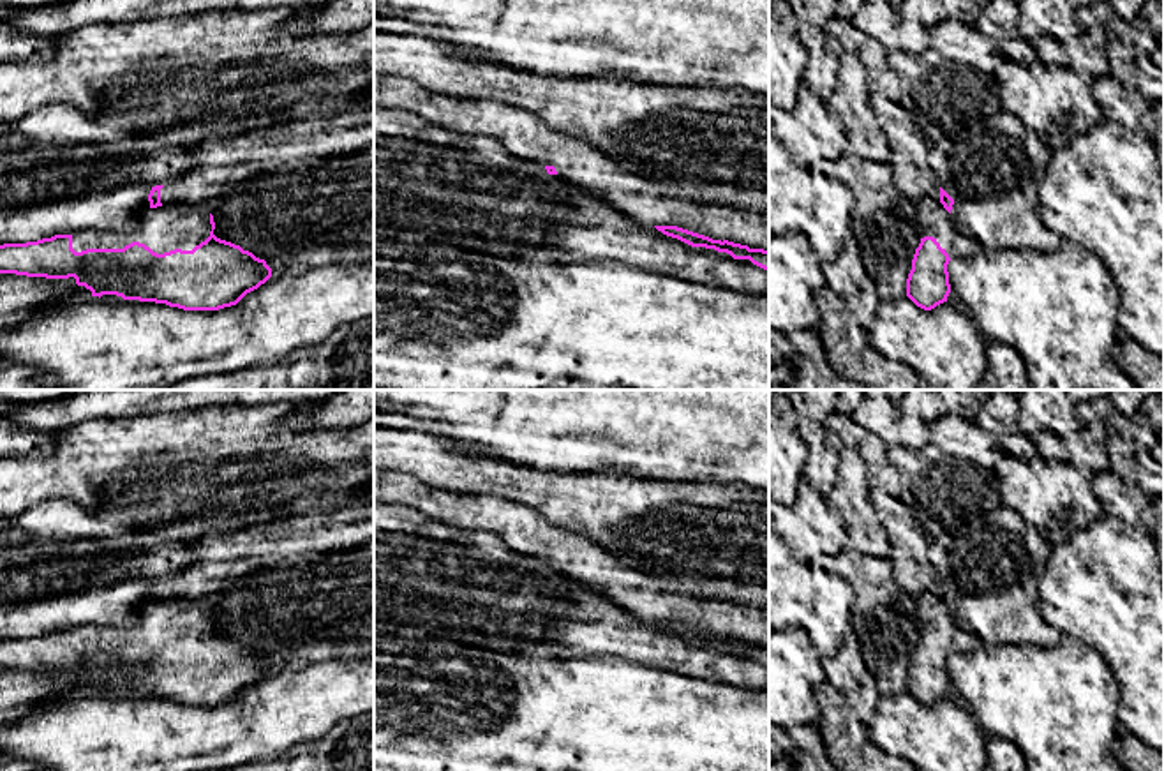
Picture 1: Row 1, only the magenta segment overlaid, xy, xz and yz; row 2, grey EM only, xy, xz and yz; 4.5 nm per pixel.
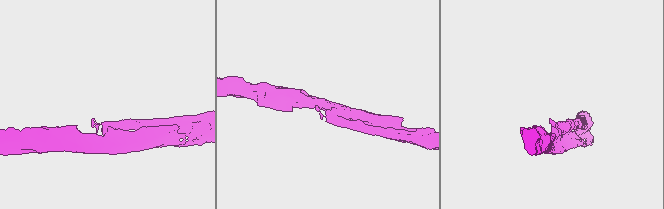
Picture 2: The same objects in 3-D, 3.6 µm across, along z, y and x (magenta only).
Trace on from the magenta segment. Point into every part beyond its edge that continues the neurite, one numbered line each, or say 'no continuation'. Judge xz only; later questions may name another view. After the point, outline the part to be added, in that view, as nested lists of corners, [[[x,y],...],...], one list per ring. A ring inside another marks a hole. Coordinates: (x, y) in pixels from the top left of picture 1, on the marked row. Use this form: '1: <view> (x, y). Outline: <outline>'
no continuation

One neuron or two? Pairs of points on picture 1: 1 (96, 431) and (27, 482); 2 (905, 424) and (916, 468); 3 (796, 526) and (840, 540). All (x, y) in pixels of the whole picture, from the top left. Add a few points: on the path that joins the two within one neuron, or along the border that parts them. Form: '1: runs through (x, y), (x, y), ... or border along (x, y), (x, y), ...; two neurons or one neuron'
1: runs through (78, 449), (44, 477); one neuron
2: border along (930, 426), (930, 438), (914, 450); two neurons
3: runs through (806, 526), (826, 526), (829, 530); one neuron

